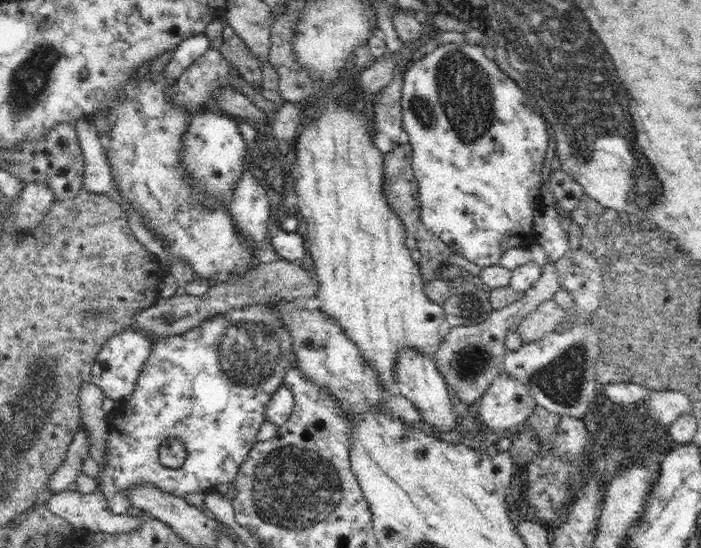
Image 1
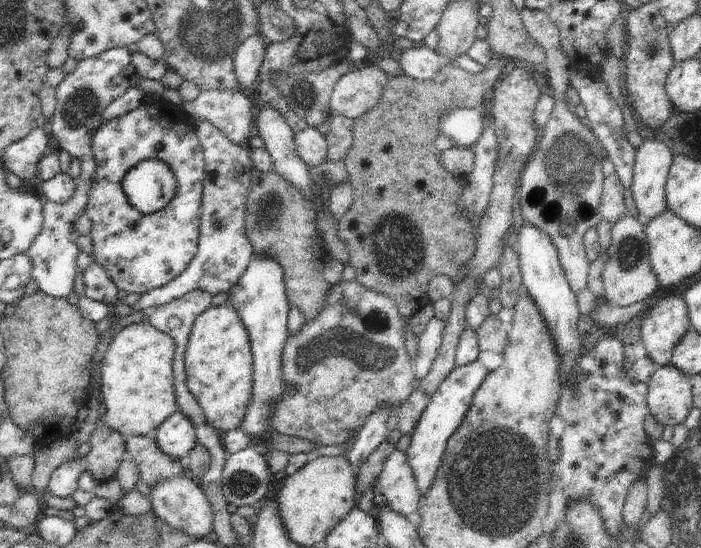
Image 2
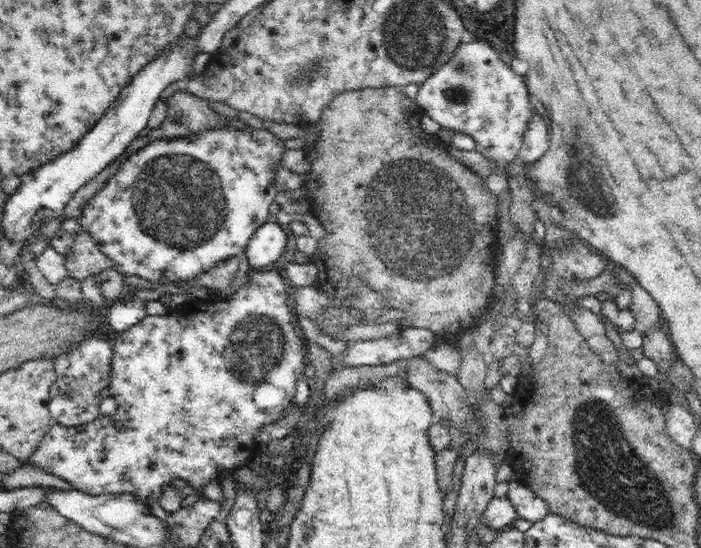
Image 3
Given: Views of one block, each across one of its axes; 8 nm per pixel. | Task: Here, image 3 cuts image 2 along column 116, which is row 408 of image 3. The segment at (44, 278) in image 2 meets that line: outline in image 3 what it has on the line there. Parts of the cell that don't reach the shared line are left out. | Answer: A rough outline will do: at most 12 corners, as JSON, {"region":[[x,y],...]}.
{"region":[[86,338],[54,360],[52,422],[94,422],[114,346]]}

